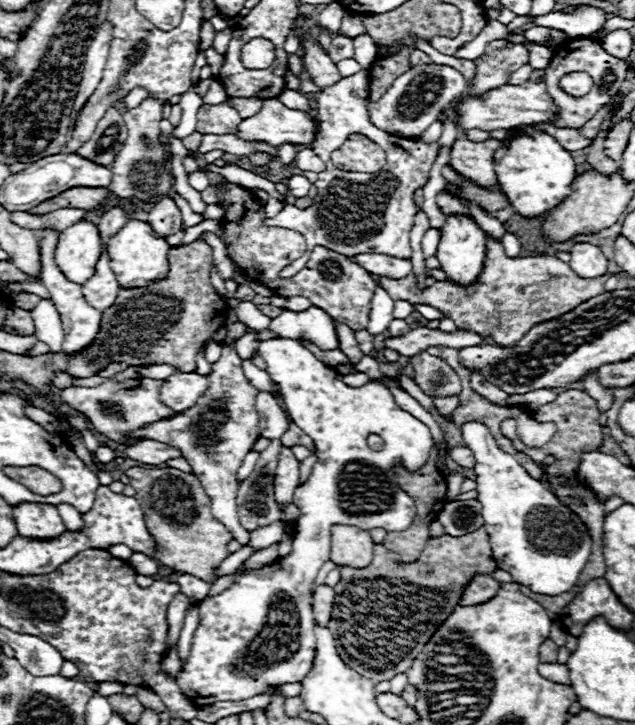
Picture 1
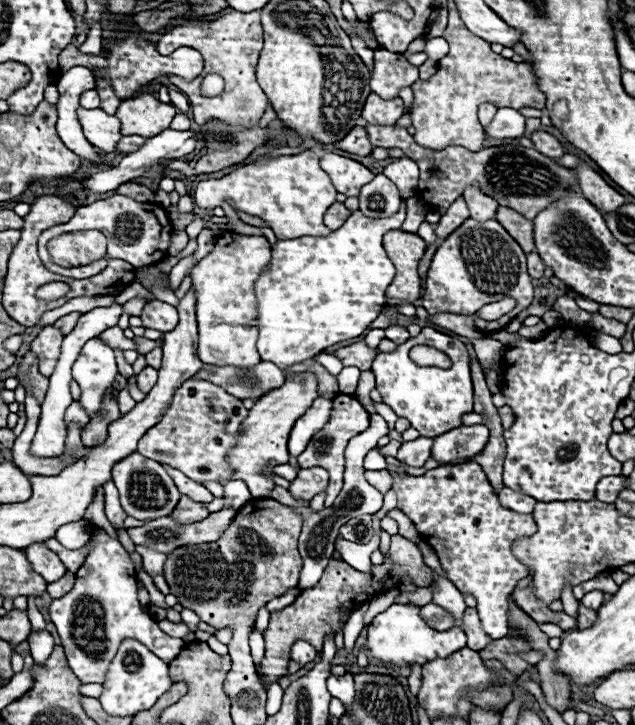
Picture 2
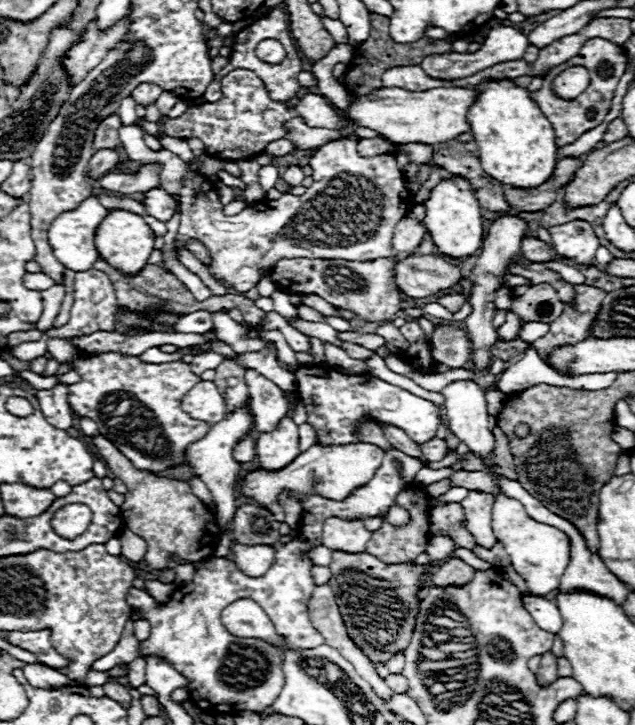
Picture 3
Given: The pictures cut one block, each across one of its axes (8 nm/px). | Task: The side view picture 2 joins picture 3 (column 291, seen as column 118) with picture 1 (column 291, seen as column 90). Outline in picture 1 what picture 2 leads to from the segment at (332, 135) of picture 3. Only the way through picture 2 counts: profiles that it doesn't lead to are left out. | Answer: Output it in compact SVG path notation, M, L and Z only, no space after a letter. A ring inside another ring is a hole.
M268 98L264 100L264 106L258 114L252 118L246 118L240 122L238 136L244 140L258 140L258 142L268 142L270 146L280 146L280 144L296 144L296 146L308 146L314 142L318 132L318 120L312 118L308 112L302 110L290 110L278 98Z

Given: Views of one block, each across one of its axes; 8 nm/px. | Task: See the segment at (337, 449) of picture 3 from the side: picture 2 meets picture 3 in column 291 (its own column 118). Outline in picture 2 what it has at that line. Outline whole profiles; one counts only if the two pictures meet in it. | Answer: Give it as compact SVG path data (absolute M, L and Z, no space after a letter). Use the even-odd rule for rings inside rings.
M138 452L120 460L120 464L112 468L112 480L120 492L120 502L126 516L132 516L136 520L154 520L154 518L170 516L182 496L176 484L172 482L172 478L162 468L162 464L140 456Z

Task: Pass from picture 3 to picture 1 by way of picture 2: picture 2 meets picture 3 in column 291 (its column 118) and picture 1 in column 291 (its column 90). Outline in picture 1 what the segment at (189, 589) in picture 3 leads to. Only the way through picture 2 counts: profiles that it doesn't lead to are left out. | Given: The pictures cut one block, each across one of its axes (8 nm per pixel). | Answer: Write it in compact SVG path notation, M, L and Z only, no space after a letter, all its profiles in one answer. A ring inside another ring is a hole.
M292 338L264 340L258 346L258 354L266 362L268 376L274 382L278 382L294 424L298 424L314 440L318 460L308 480L296 488L294 504L300 508L300 518L294 522L296 534L292 538L292 552L284 558L278 558L274 564L238 574L236 582L222 594L206 596L204 600L200 600L200 622L194 630L190 658L184 670L178 674L180 690L186 696L190 690L190 698L194 696L194 700L202 700L196 702L198 706L208 706L214 702L248 700L252 696L262 694L266 686L300 682L306 676L316 654L316 622L312 616L312 592L318 570L330 554L330 526L350 524L362 530L384 528L388 532L402 532L404 528L408 528L416 516L414 500L396 486L392 466L398 462L408 470L418 470L426 464L430 450L434 446L428 426L414 418L410 412L402 410L386 384L370 380L364 386L352 388L342 380L342 374L338 374L324 362L316 360L312 352L302 348ZM370 434L378 434L384 440L382 452L372 452L368 448Z

